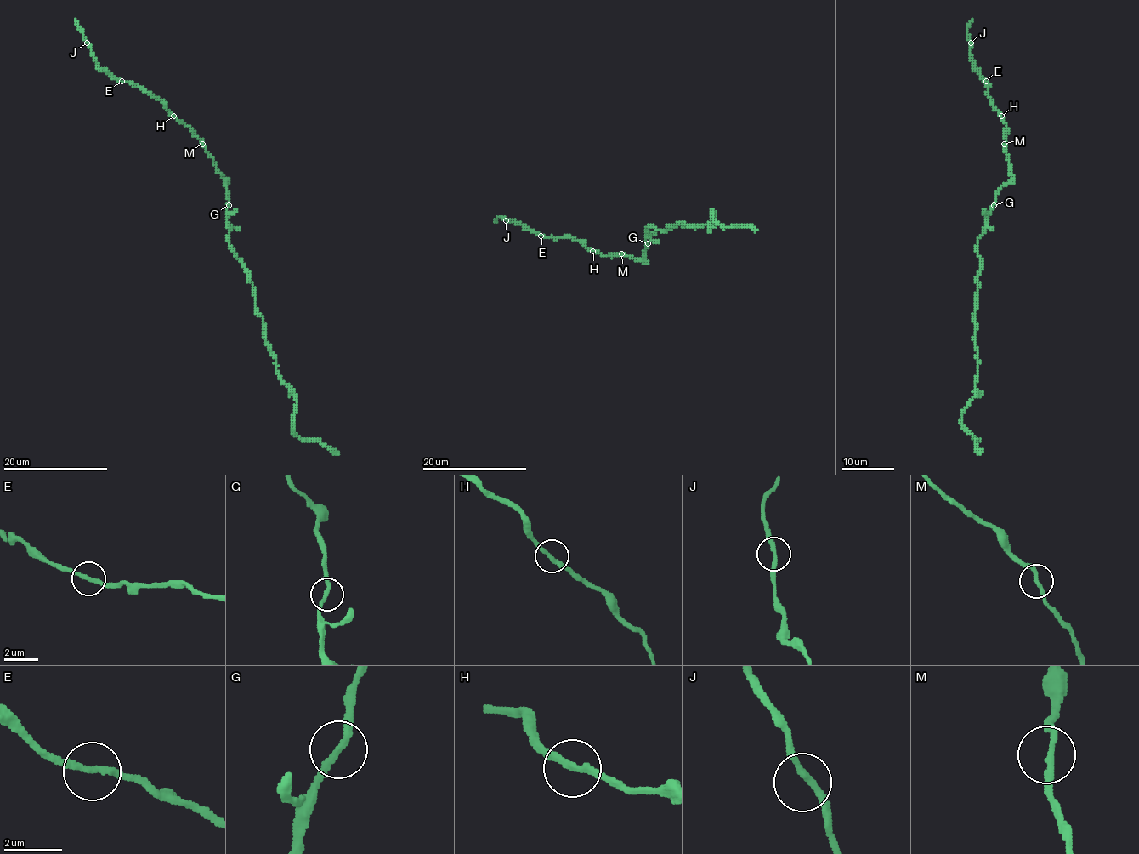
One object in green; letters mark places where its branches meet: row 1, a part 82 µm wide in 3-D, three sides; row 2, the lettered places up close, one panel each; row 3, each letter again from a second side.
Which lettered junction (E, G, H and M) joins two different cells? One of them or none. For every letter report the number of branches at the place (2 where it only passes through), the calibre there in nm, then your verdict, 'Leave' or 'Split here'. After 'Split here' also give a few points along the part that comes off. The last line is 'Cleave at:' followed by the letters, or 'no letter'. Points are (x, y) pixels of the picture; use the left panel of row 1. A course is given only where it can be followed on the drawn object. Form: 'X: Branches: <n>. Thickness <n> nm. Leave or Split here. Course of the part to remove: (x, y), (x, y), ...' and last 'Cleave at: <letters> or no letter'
E: Branches: 2. Thickness 220 nm. Leave
G: Branches: 2. Thickness 240 nm. Leave
H: Branches: 2. Thickness 240 nm. Leave
M: Branches: 2. Thickness 220 nm. Leave
Cleave at: no letter

